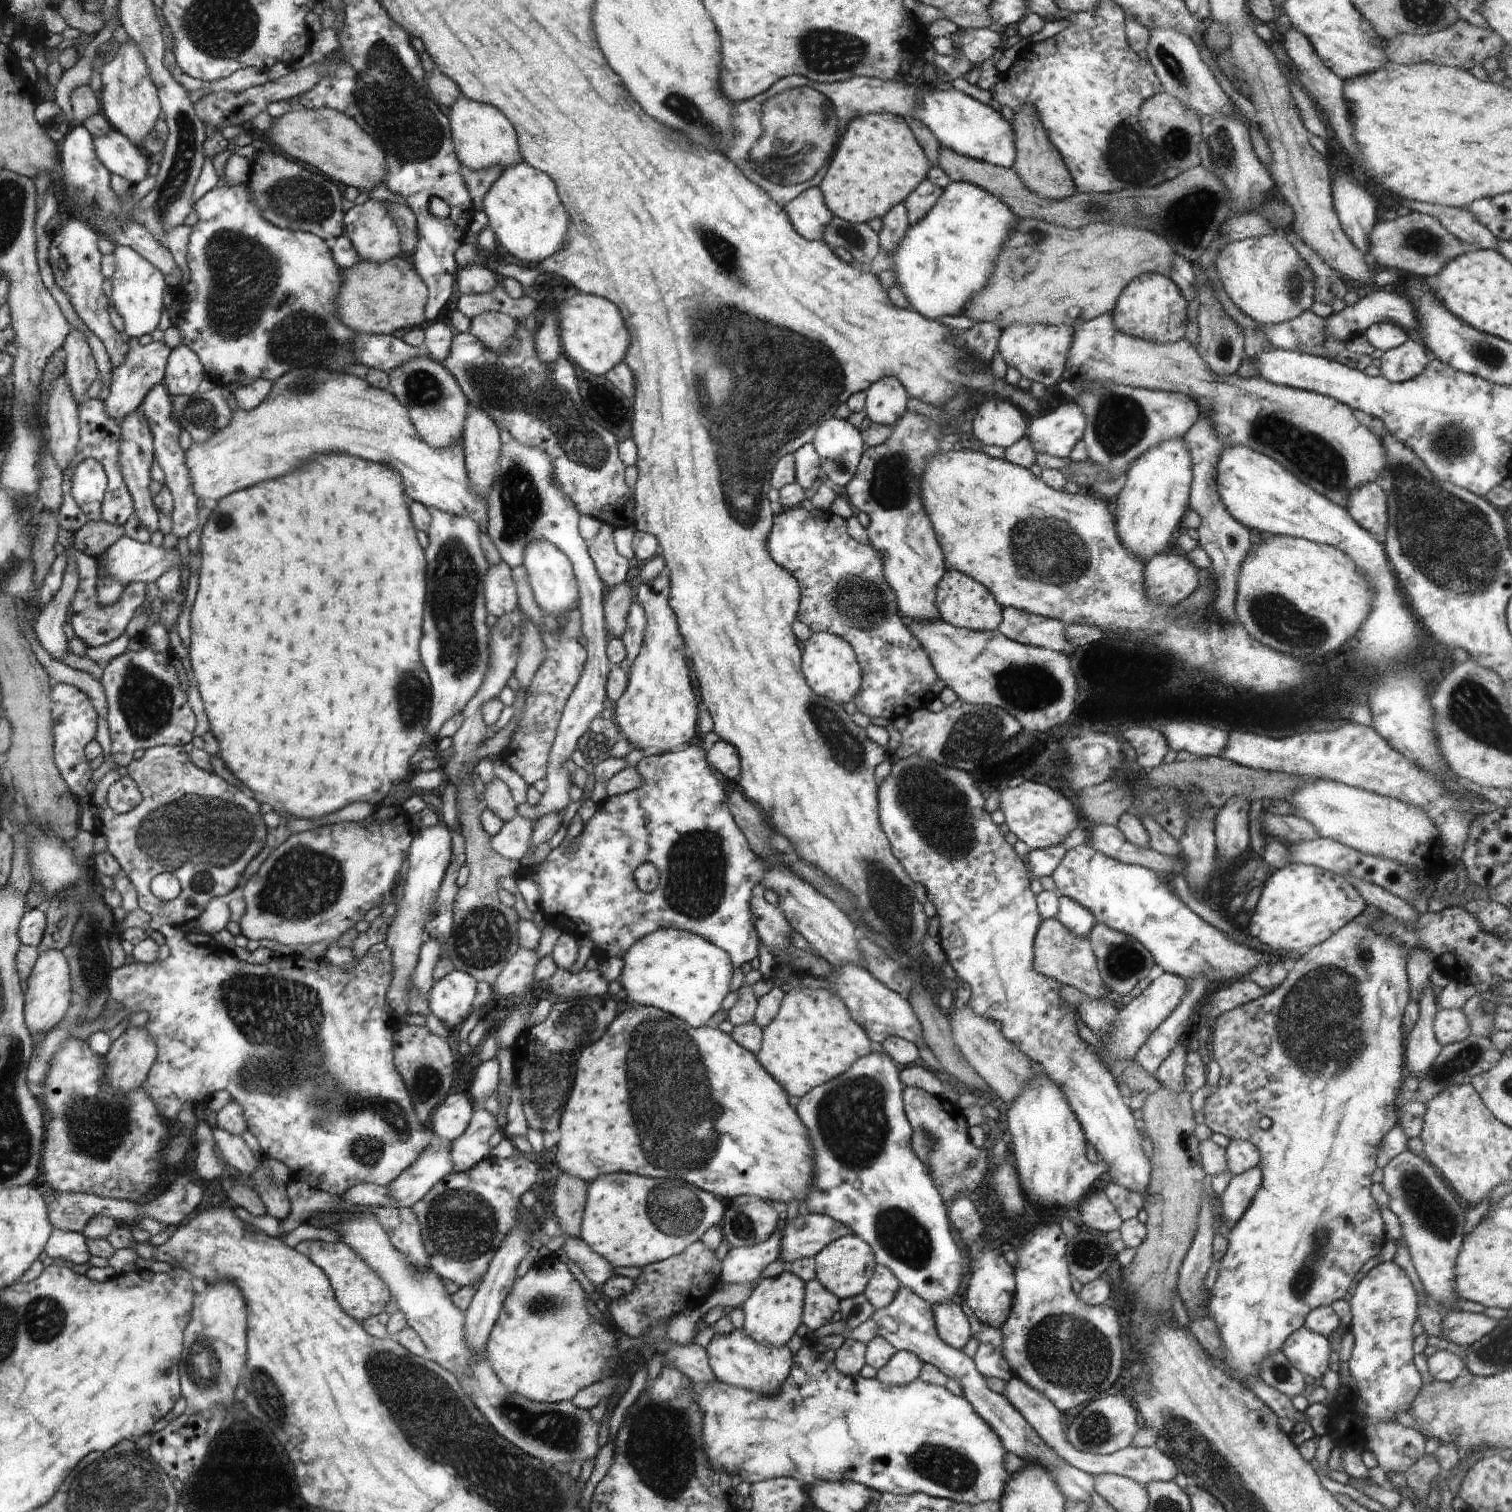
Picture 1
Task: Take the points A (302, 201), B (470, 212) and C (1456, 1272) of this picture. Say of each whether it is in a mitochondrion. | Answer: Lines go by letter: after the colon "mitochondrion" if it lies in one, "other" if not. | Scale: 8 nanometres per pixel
A: mitochondrion
B: other
C: other

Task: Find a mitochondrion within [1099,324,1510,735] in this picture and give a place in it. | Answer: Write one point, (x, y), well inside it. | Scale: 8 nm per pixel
(1451, 542)

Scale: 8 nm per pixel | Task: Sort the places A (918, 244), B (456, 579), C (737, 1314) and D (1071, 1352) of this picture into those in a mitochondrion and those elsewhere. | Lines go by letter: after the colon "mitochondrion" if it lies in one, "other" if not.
A: other
B: mitochondrion
C: other
D: mitochondrion

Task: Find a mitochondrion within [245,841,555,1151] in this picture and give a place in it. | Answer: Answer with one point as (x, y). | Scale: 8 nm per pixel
(483, 938)

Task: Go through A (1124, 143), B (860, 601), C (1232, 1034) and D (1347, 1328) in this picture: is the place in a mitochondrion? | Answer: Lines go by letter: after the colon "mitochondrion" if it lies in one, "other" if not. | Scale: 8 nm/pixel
A: mitochondrion
B: mitochondrion
C: other
D: other

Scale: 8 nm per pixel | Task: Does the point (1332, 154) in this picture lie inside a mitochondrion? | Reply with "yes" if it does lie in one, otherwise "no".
no

